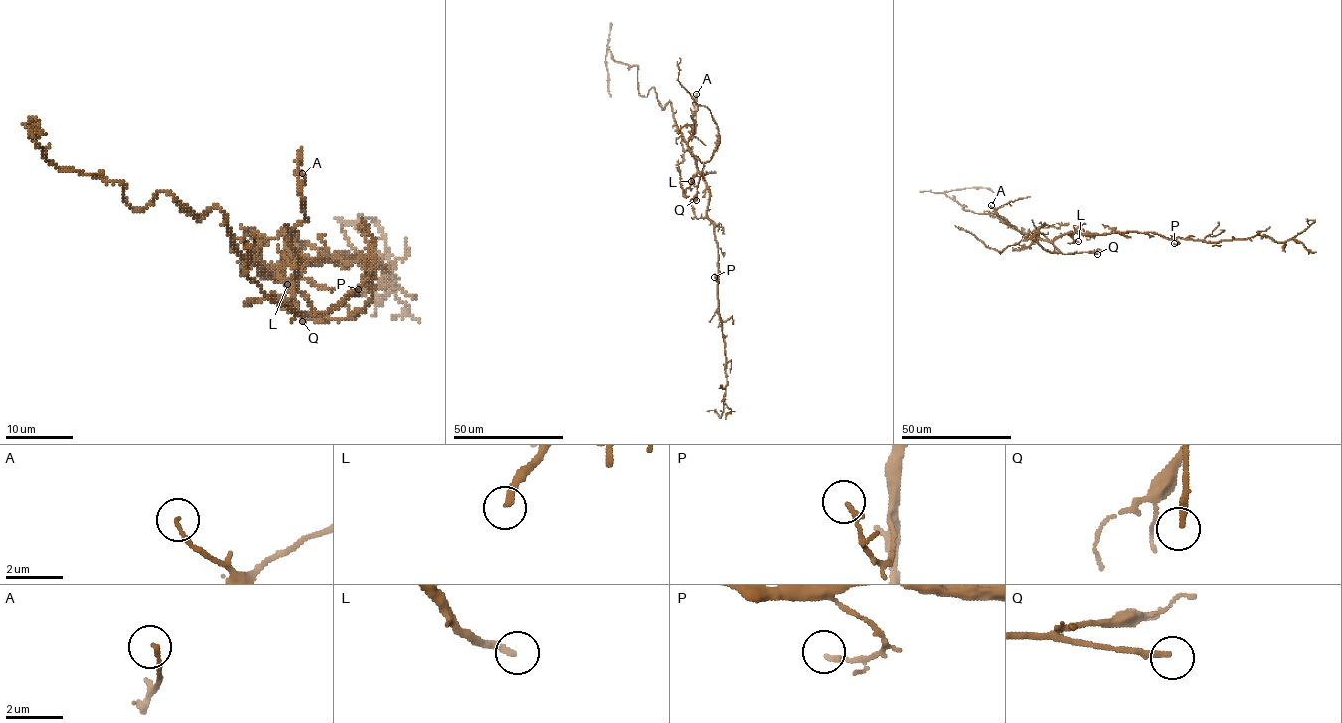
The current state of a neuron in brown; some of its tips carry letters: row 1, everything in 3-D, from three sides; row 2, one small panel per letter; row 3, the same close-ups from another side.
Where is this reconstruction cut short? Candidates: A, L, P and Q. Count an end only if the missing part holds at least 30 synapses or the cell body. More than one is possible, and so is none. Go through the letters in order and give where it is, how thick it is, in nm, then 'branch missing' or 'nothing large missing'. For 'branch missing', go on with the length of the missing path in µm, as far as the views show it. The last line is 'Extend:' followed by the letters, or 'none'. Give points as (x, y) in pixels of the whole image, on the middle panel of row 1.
A: place (696, 94); calibre 120 nm; nothing large missing
L: place (691, 181); calibre 200 nm; nothing large missing
P: place (714, 277); calibre 180 nm; nothing large missing
Q: place (696, 200); calibre 240 nm; branch missing; missing 130 µm
Extend: Q

